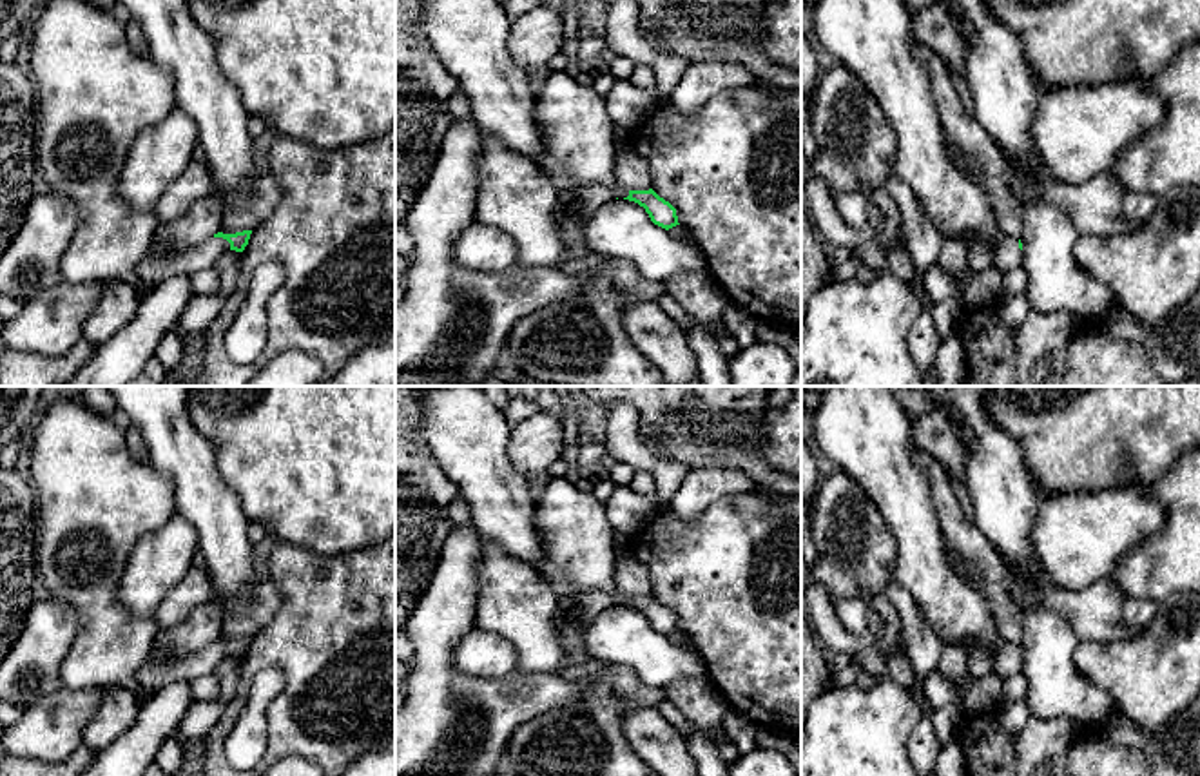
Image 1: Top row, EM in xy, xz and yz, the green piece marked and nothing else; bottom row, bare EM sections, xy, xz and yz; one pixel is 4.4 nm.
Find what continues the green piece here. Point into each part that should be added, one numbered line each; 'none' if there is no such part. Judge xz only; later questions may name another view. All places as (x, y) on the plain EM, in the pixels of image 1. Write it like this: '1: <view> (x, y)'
1: xz (579, 553)

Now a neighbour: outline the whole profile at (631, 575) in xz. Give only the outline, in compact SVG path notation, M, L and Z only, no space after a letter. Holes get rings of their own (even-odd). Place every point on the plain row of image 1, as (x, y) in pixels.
M629 548L618 549L615 557L616 587L625 597L649 597L653 586L647 567L633 557Z

